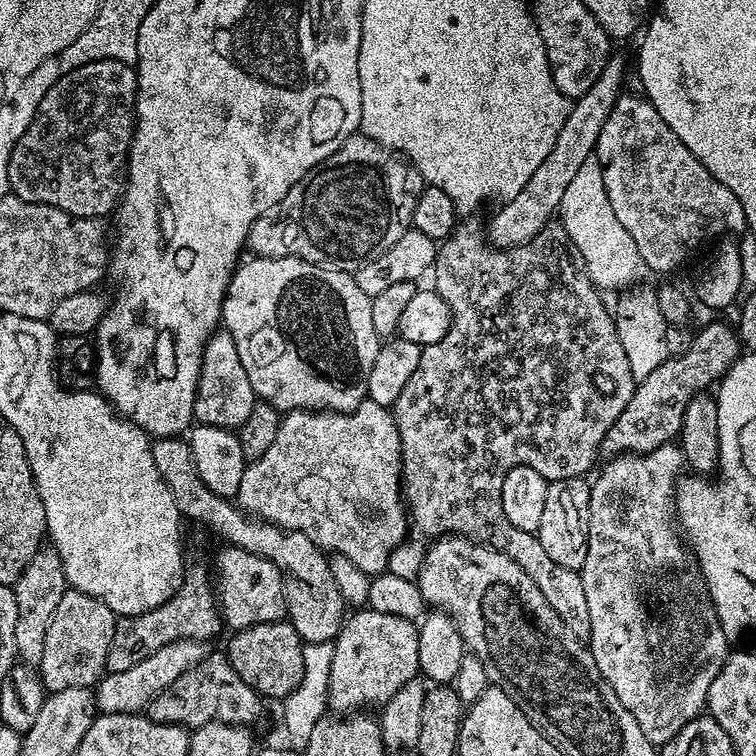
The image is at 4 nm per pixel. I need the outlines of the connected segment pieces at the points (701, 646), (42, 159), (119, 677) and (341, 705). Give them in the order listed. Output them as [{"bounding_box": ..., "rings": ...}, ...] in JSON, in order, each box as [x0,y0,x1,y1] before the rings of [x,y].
[{"bounding_box":[578,443,730,746],"rings":[[[679,443],[663,444],[658,446],[658,450],[639,454],[613,456],[607,463],[608,465],[600,473],[599,471],[595,473],[596,480],[591,481],[586,562],[578,570],[582,578],[582,590],[586,593],[587,607],[590,609],[590,634],[586,638],[586,643],[592,649],[592,657],[602,678],[606,678],[614,694],[618,694],[622,706],[626,706],[626,710],[634,714],[634,722],[642,726],[642,734],[646,734],[646,738],[650,738],[652,744],[659,746],[670,742],[670,738],[674,738],[674,734],[678,734],[678,730],[682,730],[686,722],[690,722],[705,711],[710,694],[710,682],[714,682],[718,670],[722,670],[722,666],[729,658],[730,641],[718,622],[712,600],[708,596],[708,588],[700,573],[700,565],[696,563],[696,557],[692,555],[687,543],[682,539],[677,521],[674,519],[676,485],[682,476],[680,468],[685,467],[684,454],[680,451]]]},{"bounding_box":[8,60,136,220],"rings":[[[95,60],[94,62],[86,62],[74,70],[70,70],[70,74],[58,78],[58,82],[54,82],[54,86],[50,86],[50,90],[46,90],[42,102],[38,102],[38,110],[32,114],[30,126],[26,126],[25,128],[26,134],[22,134],[22,138],[18,138],[14,150],[11,152],[12,157],[10,158],[10,166],[8,167],[8,186],[11,195],[22,198],[26,202],[54,206],[66,214],[81,216],[87,220],[111,217],[120,203],[122,181],[126,176],[125,168],[128,162],[128,151],[132,145],[132,132],[136,129],[135,67],[132,64],[118,62],[117,60]]]},{"bounding_box":[94,640,210,714],"rings":[[[179,640],[170,642],[170,646],[162,646],[155,654],[150,654],[150,658],[142,658],[135,666],[130,666],[126,670],[108,672],[101,676],[100,683],[95,685],[94,695],[96,697],[96,707],[100,712],[110,714],[130,714],[131,712],[143,713],[147,709],[148,703],[170,682],[178,682],[186,670],[190,670],[210,651],[209,645],[202,640]]]},{"bounding_box":[328,607,419,714],"rings":[[[370,607],[353,611],[334,641],[328,707],[336,714],[351,714],[383,706],[406,682],[417,679],[419,671],[418,627],[413,621],[394,614],[378,614]]]}]

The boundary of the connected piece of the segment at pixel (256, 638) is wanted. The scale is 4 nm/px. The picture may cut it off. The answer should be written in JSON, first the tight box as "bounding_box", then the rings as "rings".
{"bounding_box":[226,619,305,701],"rings":[[[287,619],[242,628],[233,631],[231,635],[232,641],[226,647],[230,666],[234,666],[238,678],[242,678],[242,682],[246,682],[246,686],[253,688],[260,697],[269,701],[283,701],[284,697],[296,689],[298,682],[302,682],[305,643]]]}

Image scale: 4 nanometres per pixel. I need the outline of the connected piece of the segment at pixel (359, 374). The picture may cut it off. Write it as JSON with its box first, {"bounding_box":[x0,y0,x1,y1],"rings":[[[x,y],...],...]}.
{"bounding_box":[220,256,382,414],"rings":[[[257,256],[246,260],[232,274],[232,280],[228,283],[228,289],[224,295],[220,318],[223,331],[228,332],[230,338],[234,338],[234,346],[238,346],[238,358],[242,358],[242,367],[246,369],[246,375],[250,378],[250,386],[254,386],[257,397],[263,403],[277,408],[282,414],[305,410],[355,412],[356,407],[367,397],[370,369],[374,366],[374,358],[378,358],[378,350],[382,343],[382,337],[374,334],[374,321],[370,314],[372,297],[362,294],[362,290],[358,290],[358,282],[353,273],[341,272],[339,268],[326,268],[322,264],[311,264],[293,256],[286,258]]]}

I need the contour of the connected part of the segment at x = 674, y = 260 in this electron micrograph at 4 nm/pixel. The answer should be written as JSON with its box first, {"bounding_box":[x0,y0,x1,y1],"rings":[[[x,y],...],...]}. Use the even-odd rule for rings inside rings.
{"bounding_box":[594,94,748,272],"rings":[[[622,94],[614,102],[614,110],[610,110],[610,118],[606,118],[606,126],[602,126],[602,134],[598,134],[598,142],[594,153],[595,163],[600,163],[600,180],[604,183],[603,199],[614,210],[614,218],[622,222],[626,234],[634,238],[634,246],[638,246],[638,254],[644,260],[645,269],[656,272],[672,272],[679,264],[688,260],[688,255],[703,242],[704,239],[715,241],[724,238],[727,232],[743,233],[748,227],[746,214],[742,210],[742,202],[729,190],[722,186],[690,150],[662,122],[662,114],[654,110],[654,106],[643,95],[628,96]]]}

